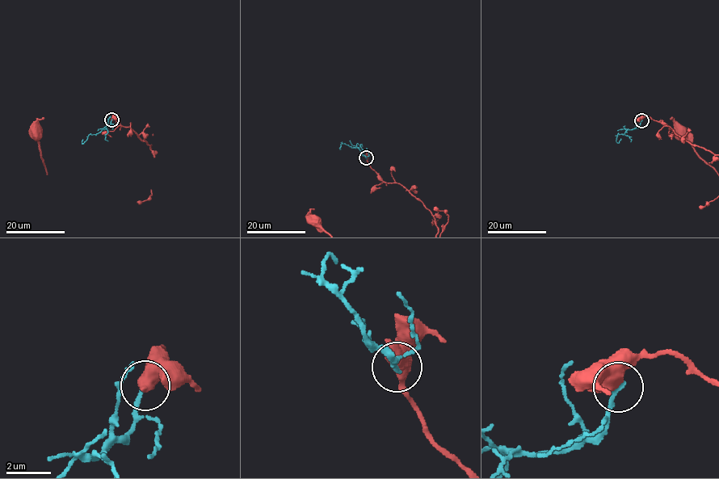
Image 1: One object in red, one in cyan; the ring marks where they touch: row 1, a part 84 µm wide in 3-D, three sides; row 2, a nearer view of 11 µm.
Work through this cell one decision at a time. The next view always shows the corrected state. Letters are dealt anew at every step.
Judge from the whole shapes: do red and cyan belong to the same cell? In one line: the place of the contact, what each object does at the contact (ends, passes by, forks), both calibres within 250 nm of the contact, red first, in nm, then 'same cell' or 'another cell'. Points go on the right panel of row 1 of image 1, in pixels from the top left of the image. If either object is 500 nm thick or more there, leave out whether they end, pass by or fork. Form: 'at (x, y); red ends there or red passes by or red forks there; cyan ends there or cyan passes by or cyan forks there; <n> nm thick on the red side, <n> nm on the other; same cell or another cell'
at (641, 120); red passes by; cyan ends there; 480 nm thick on the red side, 220 nm on the other; another cell

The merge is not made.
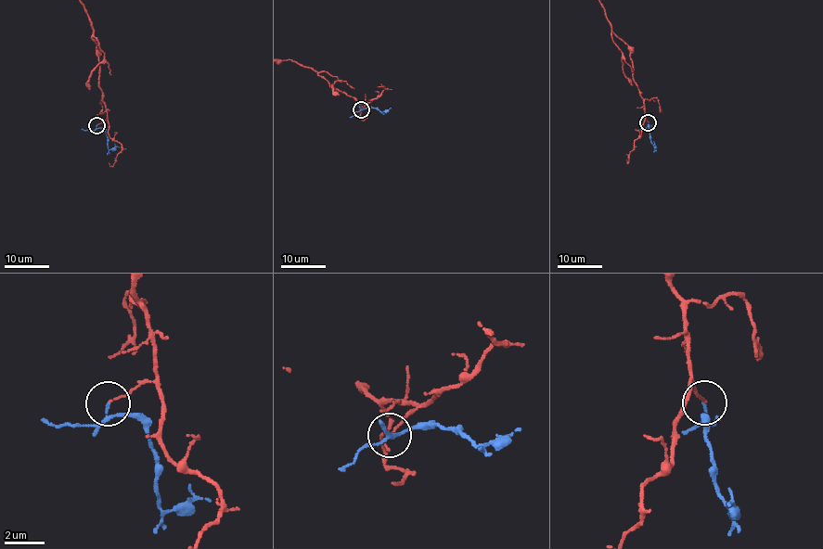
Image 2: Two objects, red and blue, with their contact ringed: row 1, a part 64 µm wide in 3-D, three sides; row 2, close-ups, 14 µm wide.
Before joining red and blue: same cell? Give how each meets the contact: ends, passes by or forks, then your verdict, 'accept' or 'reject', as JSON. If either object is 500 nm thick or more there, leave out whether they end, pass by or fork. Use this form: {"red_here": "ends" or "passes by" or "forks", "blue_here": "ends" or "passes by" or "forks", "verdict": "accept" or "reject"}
{"red_here": "ends", "blue_here": "passes by", "verdict": "reject"}

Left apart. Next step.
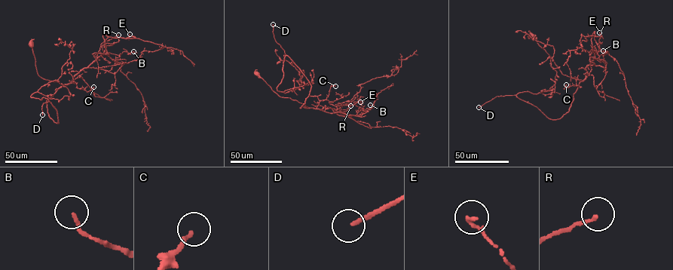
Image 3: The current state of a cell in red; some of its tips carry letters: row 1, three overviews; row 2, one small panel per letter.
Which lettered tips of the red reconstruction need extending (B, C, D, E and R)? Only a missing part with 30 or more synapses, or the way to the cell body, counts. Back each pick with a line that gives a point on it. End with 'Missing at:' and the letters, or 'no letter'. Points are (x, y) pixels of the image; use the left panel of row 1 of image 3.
D: Place: (42, 115)
Missing at: D

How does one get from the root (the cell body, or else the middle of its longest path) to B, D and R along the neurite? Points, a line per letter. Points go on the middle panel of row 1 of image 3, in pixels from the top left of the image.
B: (256, 74), (279, 96), (309, 107), (330, 107), (349, 116), (374, 106), (370, 105)
D: (256, 74), (279, 96), (296, 100), (311, 108), (300, 108), (308, 95), (311, 85), (275, 41), (273, 24)
R: (256, 74), (279, 96), (309, 107), (331, 108), (338, 112), (350, 105)

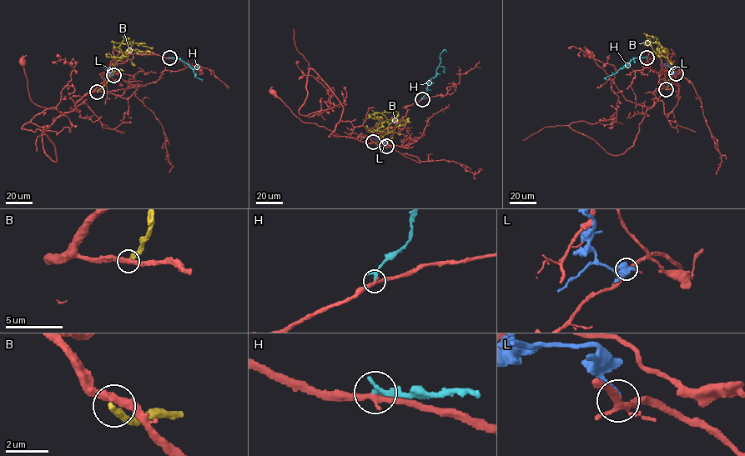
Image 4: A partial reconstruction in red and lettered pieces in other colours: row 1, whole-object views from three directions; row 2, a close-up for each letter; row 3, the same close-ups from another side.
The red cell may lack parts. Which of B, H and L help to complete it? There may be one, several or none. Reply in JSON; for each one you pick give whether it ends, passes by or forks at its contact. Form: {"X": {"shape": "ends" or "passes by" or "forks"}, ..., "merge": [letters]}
{"merge": []}

